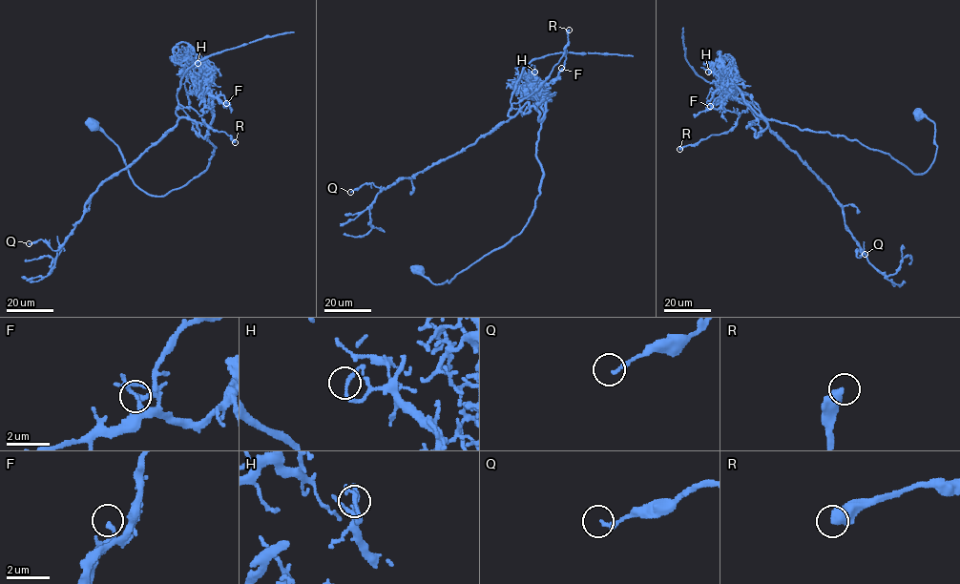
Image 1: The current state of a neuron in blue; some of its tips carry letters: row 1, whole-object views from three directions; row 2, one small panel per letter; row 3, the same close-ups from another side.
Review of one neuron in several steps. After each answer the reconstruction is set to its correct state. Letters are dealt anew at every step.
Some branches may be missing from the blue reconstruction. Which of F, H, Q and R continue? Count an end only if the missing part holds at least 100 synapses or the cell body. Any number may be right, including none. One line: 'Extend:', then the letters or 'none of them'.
Extend: none of them

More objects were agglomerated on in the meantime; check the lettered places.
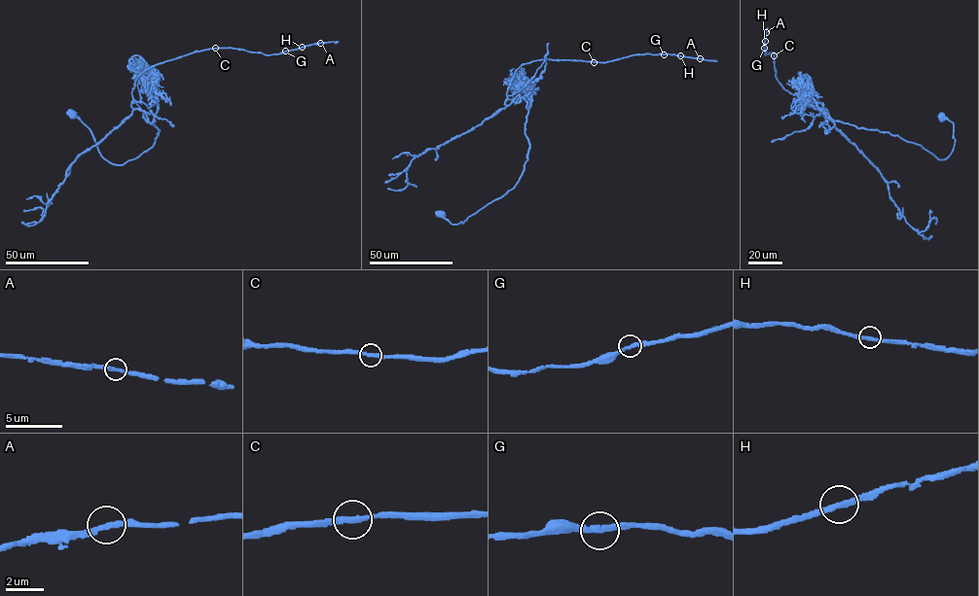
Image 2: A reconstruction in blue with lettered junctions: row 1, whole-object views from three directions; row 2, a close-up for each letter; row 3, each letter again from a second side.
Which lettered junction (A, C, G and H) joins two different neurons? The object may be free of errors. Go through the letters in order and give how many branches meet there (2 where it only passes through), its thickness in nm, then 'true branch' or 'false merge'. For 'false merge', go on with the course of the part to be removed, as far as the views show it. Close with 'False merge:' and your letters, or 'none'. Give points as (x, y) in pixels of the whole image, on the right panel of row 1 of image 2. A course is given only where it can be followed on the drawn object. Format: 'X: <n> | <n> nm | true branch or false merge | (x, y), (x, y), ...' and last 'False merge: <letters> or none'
A: 2 | 280 nm | true branch
C: 2 | 240 nm | true branch
G: 2 | 260 nm | true branch
H: 2 | 260 nm | true branch
False merge: none

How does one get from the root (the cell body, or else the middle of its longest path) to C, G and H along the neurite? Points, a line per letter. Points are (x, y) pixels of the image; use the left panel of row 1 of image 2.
C: (72, 114), (100, 155), (124, 164), (160, 130), (156, 114), (151, 123), (133, 100), (138, 76), (215, 48)
G: (72, 114), (100, 155), (124, 164), (160, 130), (131, 95), (145, 70), (210, 49), (285, 51)
H: (72, 114), (100, 155), (124, 164), (160, 130), (131, 95), (148, 68), (210, 49), (302, 48)

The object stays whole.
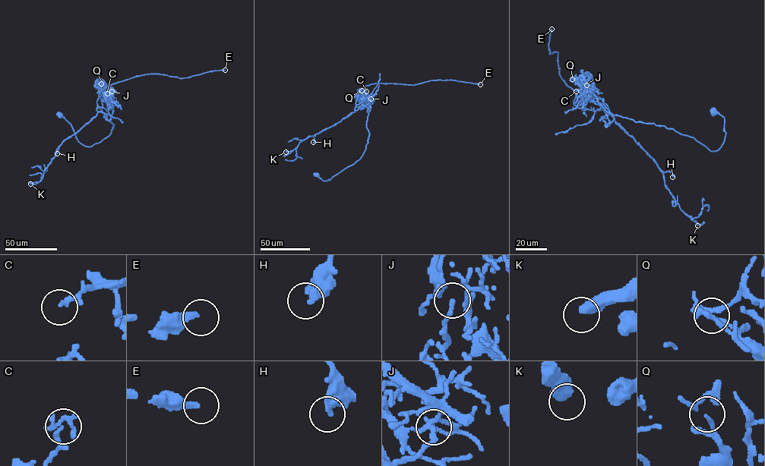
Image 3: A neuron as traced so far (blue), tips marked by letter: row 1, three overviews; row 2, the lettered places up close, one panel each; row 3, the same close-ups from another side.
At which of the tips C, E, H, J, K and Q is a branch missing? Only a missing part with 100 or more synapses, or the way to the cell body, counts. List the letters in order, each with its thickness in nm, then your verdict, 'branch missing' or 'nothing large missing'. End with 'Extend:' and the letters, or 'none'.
C: 180 nm thick; nothing large missing
E: 320 nm thick; branch missing
H: 400 nm thick; nothing large missing
J: 120 nm thick; nothing large missing
K: 500 nm thick; nothing large missing
Q: 120 nm thick; nothing large missing
Extend: E

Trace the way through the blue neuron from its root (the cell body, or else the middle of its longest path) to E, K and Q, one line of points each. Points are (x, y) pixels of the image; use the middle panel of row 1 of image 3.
E: (317, 174), (329, 180), (365, 150), (368, 111), (355, 104), (365, 86), (437, 80), (480, 84)
K: (317, 174), (329, 180), (362, 155), (369, 136), (368, 111), (363, 104), (286, 152)
Q: (317, 174), (323, 181), (329, 180), (358, 161), (365, 150), (369, 136), (366, 124), (370, 108), (361, 90)

